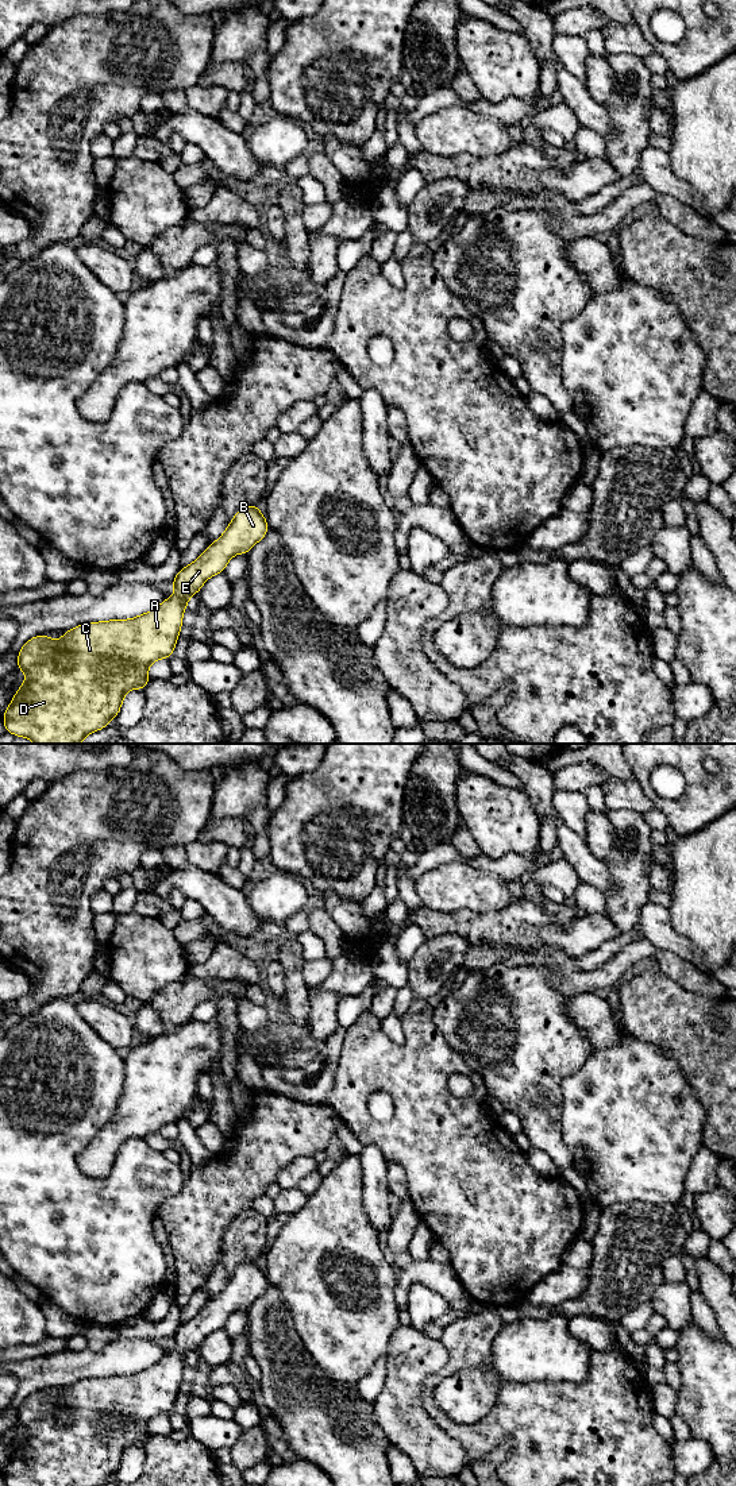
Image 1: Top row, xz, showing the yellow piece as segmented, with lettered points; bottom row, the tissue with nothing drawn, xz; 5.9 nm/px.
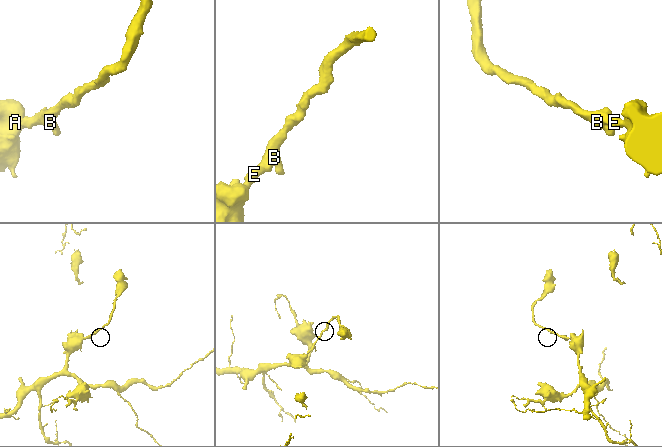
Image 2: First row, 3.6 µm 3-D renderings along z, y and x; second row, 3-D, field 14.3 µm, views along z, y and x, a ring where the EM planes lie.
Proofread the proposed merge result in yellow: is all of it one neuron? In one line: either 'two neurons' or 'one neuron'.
one neuron

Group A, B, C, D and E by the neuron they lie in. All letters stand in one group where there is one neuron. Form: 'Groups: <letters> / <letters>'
Groups: A B C D E

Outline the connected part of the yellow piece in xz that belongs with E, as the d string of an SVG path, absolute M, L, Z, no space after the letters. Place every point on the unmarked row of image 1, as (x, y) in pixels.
M257 1261L244 1262L236 1267L224 1289L201 1309L201 1312L181 1324L173 1335L174 1351L166 1354L149 1369L131 1375L111 1375L101 1378L85 1378L63 1389L59 1396L51 1396L46 1390L30 1394L19 1406L18 1424L27 1431L20 1444L14 1451L8 1464L1 1473L5 1486L100 1486L119 1470L124 1451L131 1444L144 1443L150 1436L149 1423L158 1414L173 1410L182 1382L182 1371L189 1354L199 1350L207 1335L224 1328L227 1319L238 1309L248 1309L269 1286L265 1271Z

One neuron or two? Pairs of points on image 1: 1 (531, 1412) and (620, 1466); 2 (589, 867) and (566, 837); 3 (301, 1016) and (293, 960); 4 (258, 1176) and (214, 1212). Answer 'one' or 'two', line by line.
1: one
2: one
3: one
4: one

